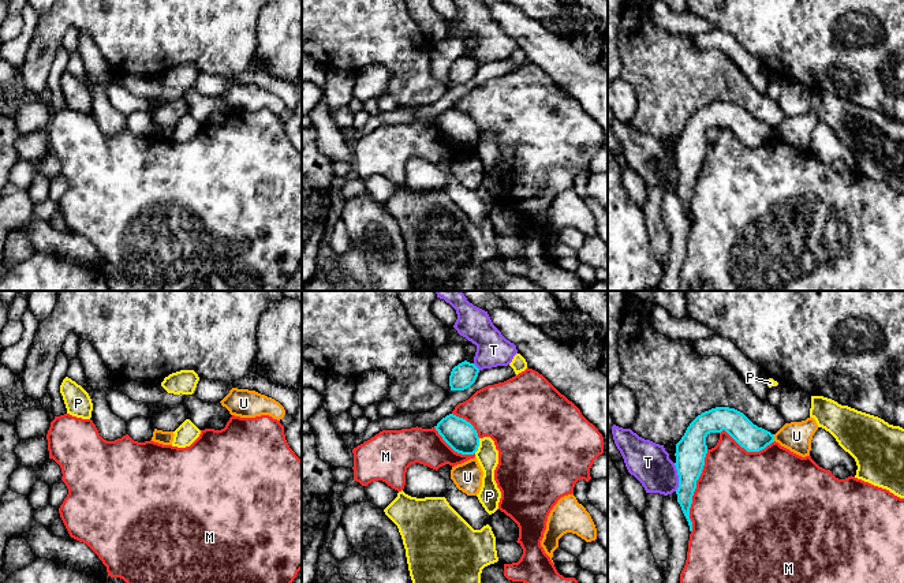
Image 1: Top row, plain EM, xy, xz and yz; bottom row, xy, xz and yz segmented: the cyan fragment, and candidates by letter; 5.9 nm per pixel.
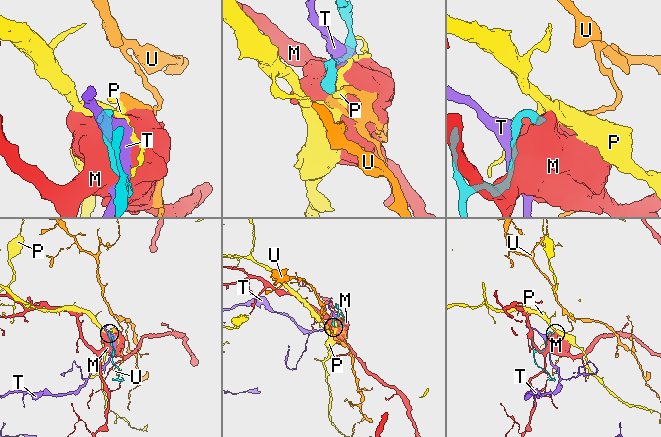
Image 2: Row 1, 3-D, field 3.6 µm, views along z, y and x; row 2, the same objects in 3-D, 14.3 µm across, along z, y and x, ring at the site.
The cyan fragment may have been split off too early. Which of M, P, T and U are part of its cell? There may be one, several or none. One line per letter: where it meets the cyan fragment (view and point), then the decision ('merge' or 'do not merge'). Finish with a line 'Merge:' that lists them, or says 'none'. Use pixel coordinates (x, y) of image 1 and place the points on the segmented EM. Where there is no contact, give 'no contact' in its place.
M: yz (694, 490) | do not merge
P: xz (478, 445) | do not merge
T: yz (679, 477) | do not merge
U: yz (773, 437) | do not merge
Merge: none

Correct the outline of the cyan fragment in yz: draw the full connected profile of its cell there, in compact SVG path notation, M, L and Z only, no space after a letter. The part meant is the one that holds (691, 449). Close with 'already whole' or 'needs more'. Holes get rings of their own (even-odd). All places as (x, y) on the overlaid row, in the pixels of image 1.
M716 407L698 415L676 444L676 470L679 487L677 502L692 531L690 508L696 489L705 457L707 453L706 437L710 433L725 430L747 452L759 452L774 442L774 434L754 425L743 412L729 407Z; already whole

